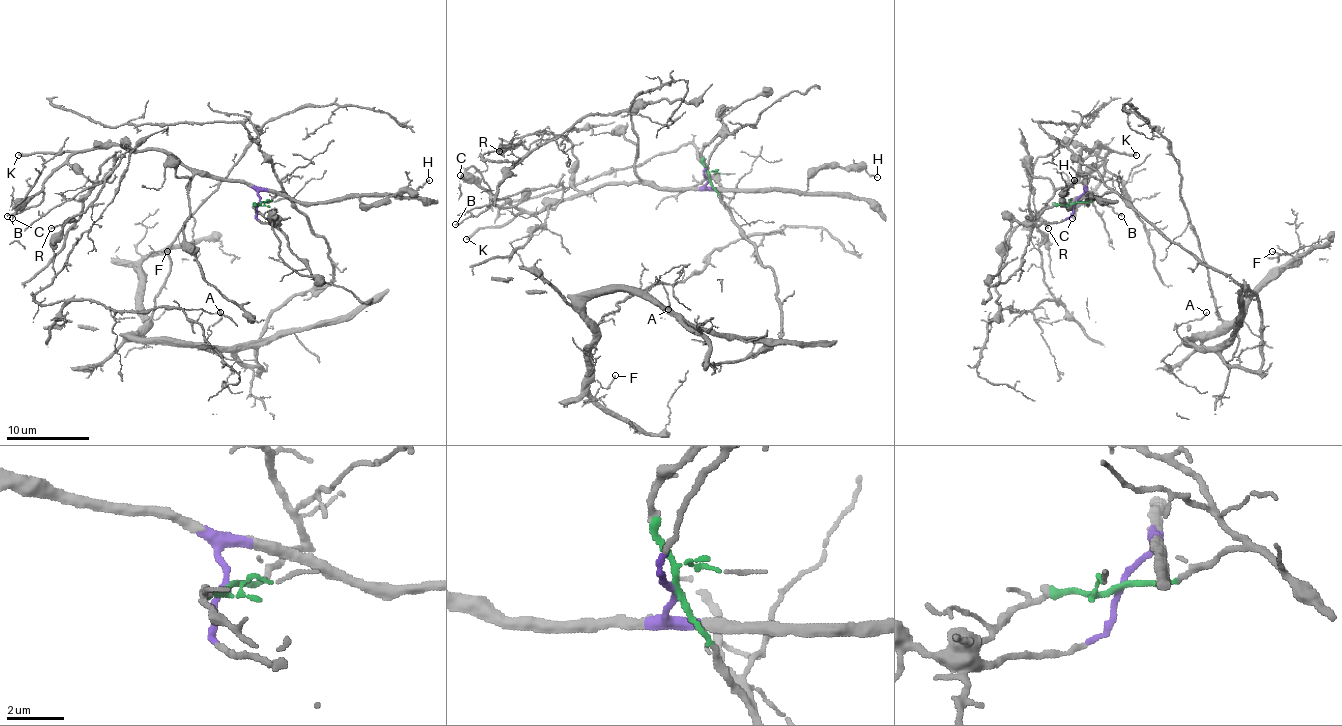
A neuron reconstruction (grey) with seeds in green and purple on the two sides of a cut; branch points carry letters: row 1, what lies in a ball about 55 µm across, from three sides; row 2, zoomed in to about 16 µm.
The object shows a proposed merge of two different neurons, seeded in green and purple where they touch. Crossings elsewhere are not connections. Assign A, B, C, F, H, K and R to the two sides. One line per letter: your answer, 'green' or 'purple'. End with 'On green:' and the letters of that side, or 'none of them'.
A: green
B: purple
C: purple
F: green
H: purple
K: purple
R: purple
On green: A, F

